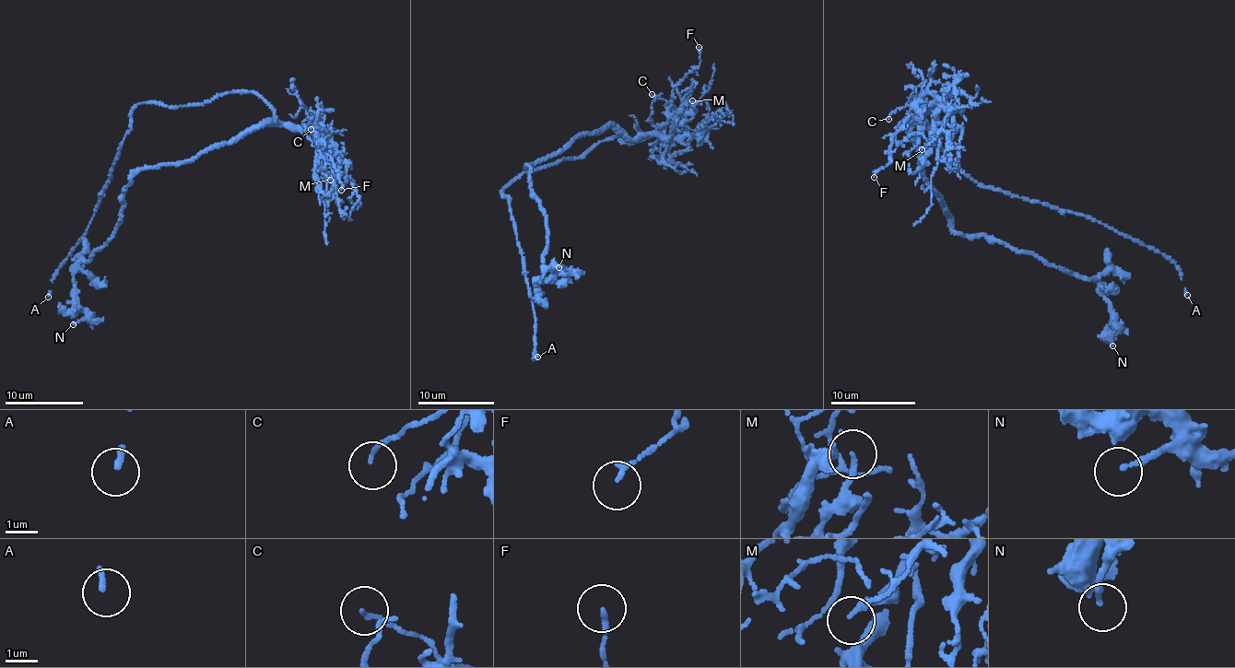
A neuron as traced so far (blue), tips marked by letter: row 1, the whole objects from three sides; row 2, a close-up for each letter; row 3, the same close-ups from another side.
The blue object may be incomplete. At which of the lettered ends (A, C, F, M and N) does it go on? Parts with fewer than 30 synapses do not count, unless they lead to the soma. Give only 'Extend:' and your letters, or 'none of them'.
Extend: A

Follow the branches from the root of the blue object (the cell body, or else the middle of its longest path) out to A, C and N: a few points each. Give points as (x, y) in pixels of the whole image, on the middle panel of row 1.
A: (602, 140), (578, 158), (527, 170), (502, 192), (510, 199), (532, 298), (534, 358), (537, 357)
C: (602, 140), (619, 134), (638, 140), (652, 134), (665, 136), (673, 109), (664, 99), (652, 94)
N: (602, 140), (619, 133), (586, 132), (529, 167), (547, 236), (539, 280), (568, 272), (558, 267)

